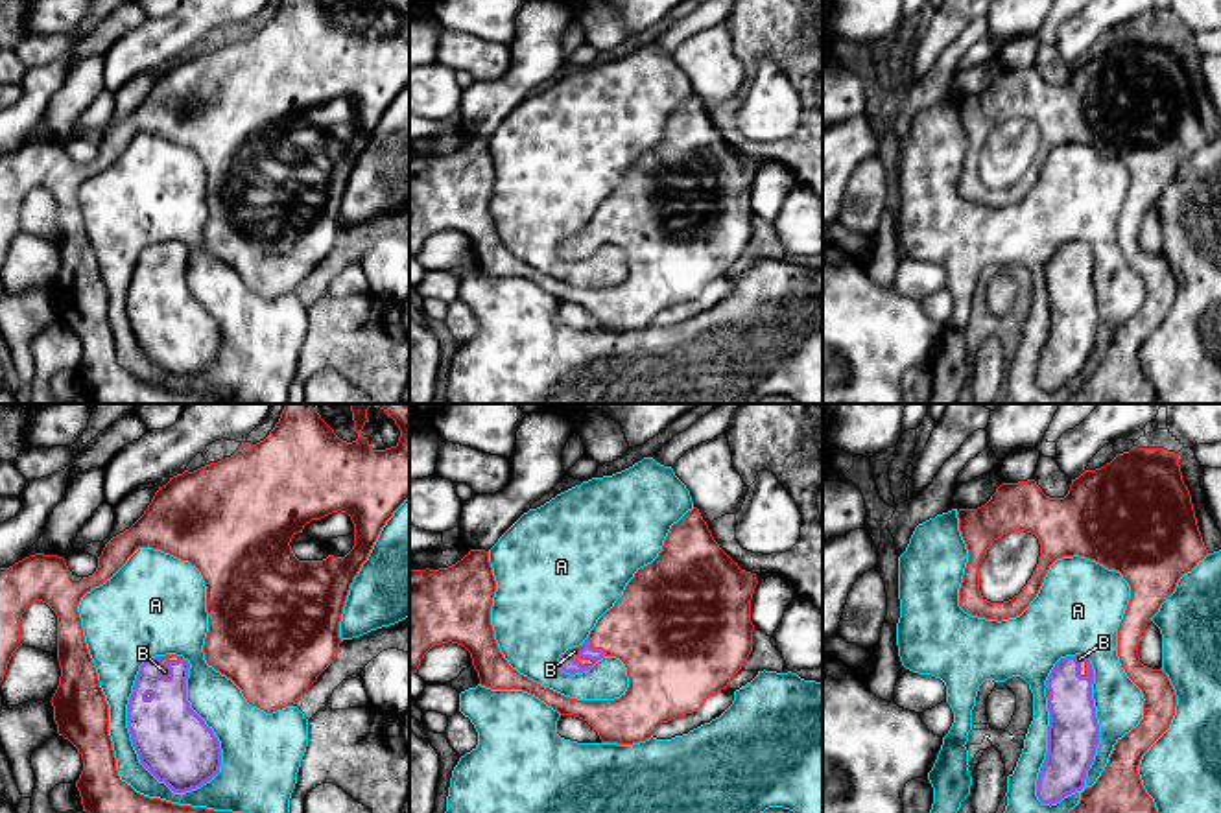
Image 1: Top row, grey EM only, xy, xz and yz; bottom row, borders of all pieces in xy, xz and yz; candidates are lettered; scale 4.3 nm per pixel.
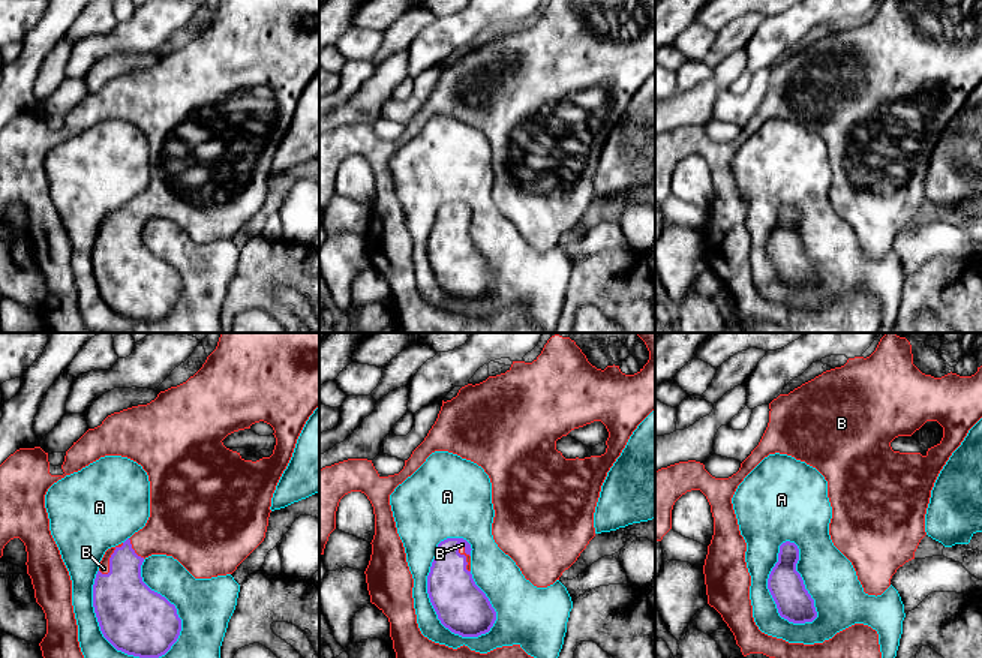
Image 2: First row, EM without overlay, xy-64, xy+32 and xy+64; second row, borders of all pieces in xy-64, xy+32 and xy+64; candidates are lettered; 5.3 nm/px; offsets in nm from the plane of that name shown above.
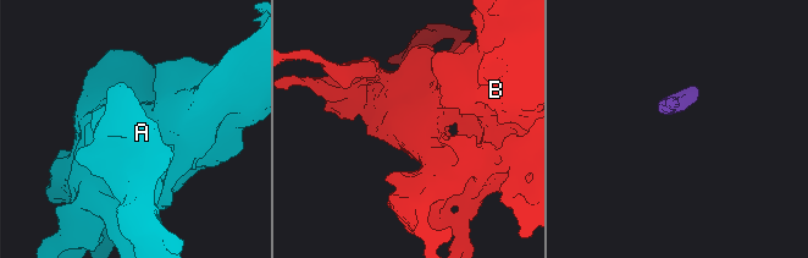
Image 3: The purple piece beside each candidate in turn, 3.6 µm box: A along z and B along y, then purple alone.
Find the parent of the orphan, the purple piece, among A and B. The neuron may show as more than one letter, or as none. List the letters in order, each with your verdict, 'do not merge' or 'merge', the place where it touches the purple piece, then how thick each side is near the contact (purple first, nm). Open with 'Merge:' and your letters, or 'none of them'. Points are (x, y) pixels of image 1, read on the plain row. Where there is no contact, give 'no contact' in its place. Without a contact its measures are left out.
Merge: B
A: do not merge; meets purple in xy at (128, 314); 320 nm thick on the purple side, 180 nm on the other
B: merge; meets purple in xy at (170, 249); 240 nm thick on the purple side, 40 nm on the other

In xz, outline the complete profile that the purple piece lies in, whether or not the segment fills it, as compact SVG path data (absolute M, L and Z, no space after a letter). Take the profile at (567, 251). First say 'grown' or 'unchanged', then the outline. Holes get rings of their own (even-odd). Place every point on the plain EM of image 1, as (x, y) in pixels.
grown | M693 94L671 112L658 144L634 160L588 225L559 245L561 258L575 262L603 243L616 243L627 254L627 278L614 288L577 288L529 267L507 251L491 212L496 168L489 138L470 136L448 155L409 157L409 260L417 260L432 234L452 229L470 240L481 273L528 278L561 302L587 308L601 330L640 330L662 310L699 297L712 280L727 277L753 238L751 186L756 171L756 162L741 157L719 135Z

